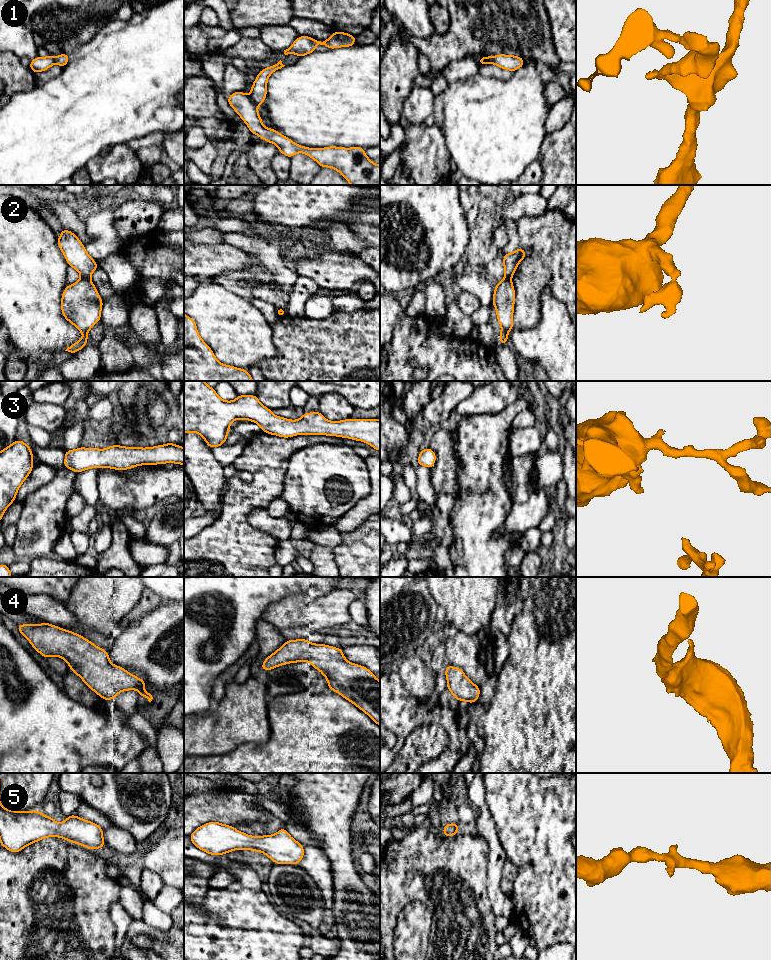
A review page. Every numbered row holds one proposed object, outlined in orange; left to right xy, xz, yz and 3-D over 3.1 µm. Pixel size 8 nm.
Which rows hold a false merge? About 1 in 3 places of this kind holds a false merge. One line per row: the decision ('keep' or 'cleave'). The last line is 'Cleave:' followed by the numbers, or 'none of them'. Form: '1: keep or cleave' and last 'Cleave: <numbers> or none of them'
1: cleave
2: cleave
3: keep
4: keep
5: keep
Cleave: 1, 2

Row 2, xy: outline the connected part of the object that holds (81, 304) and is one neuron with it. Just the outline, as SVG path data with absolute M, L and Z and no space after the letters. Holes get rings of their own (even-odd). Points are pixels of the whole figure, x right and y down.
M81 277L65 287L61 298L64 318L84 336L65 351L75 354L88 343L88 331L100 321L103 300L90 278Z

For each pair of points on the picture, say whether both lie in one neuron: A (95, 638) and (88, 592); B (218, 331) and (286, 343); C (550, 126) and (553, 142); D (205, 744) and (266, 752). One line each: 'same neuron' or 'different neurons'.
A: different neurons
B: different neurons
C: different neurons
D: different neurons

